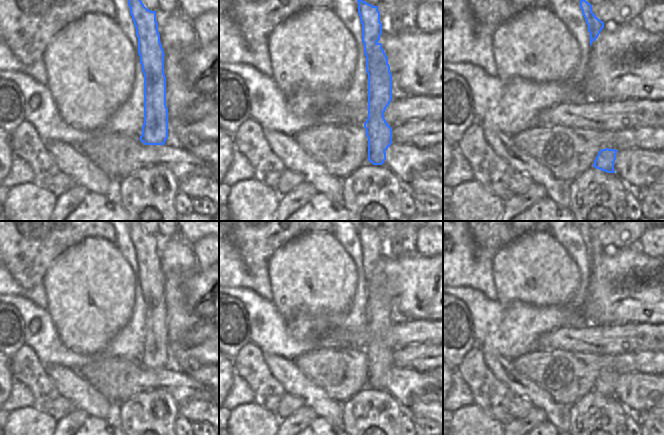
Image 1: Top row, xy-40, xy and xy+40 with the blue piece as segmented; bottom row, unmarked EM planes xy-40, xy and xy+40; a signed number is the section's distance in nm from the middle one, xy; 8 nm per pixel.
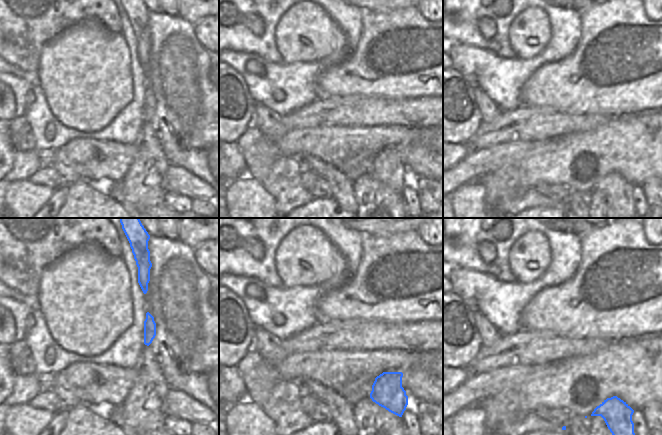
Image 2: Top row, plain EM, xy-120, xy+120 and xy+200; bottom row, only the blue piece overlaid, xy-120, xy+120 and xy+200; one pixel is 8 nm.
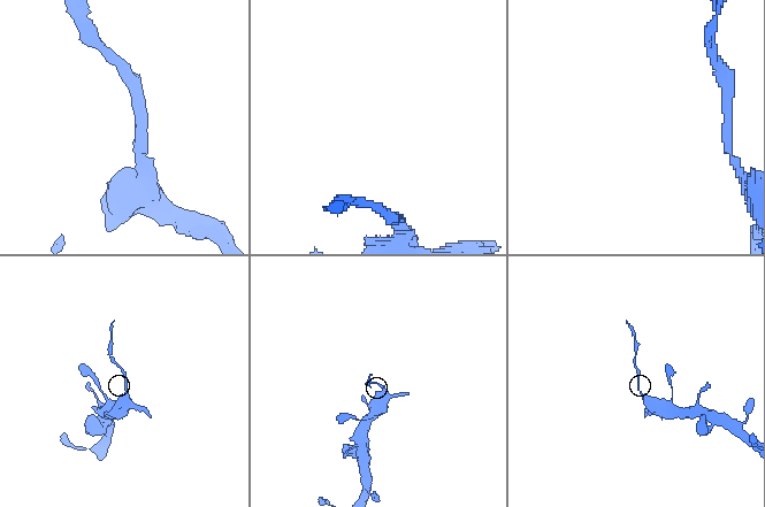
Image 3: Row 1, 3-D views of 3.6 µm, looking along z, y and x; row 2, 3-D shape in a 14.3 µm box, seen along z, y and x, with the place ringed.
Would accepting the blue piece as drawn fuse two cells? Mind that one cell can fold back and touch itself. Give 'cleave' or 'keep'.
cleave

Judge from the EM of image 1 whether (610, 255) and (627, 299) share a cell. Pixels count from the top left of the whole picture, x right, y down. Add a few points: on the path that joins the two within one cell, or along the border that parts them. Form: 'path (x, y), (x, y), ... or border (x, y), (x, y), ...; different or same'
path (615, 266), (619, 273), (620, 288); same

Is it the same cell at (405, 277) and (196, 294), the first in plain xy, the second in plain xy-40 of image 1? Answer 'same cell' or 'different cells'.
same cell

